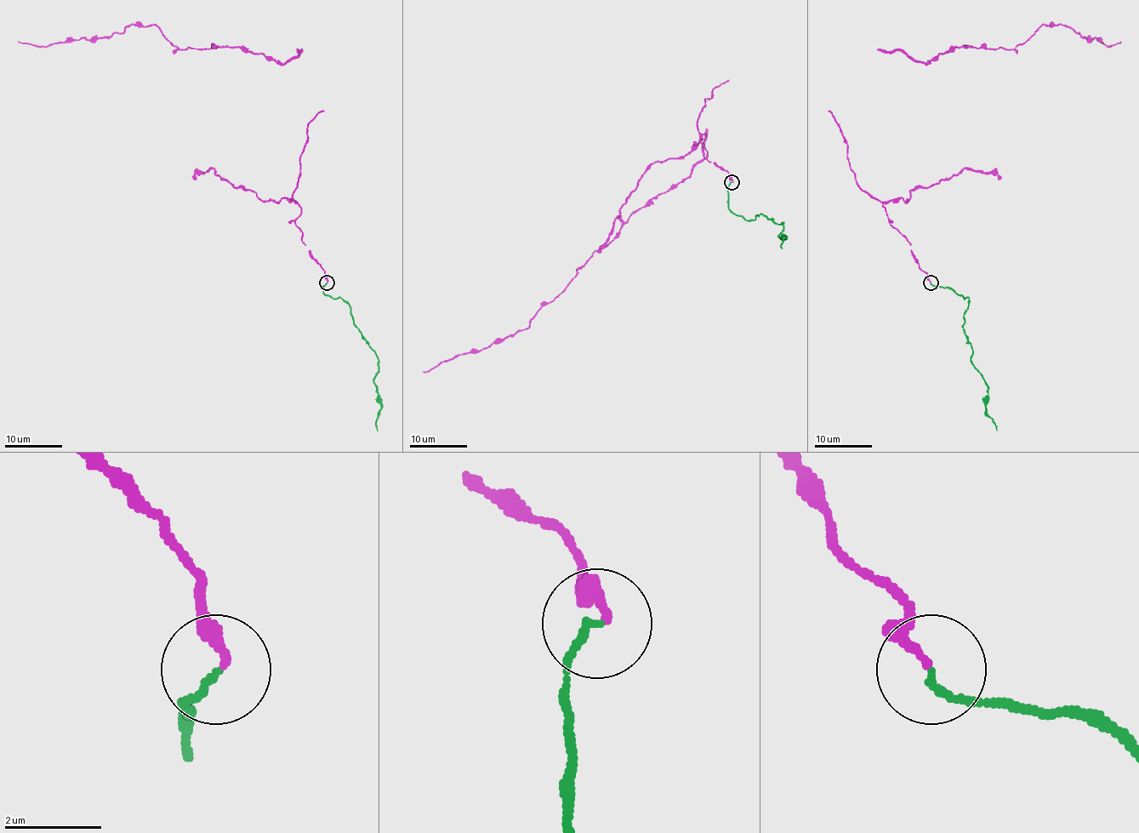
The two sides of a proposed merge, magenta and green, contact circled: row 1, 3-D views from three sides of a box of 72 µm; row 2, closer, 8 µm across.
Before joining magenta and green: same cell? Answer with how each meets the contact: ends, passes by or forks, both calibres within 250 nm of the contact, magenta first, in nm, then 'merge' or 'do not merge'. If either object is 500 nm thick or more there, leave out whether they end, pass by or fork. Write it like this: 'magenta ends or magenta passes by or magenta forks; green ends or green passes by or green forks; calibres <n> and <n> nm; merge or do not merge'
magenta ends; green ends; calibres 190 and 150 nm; merge

